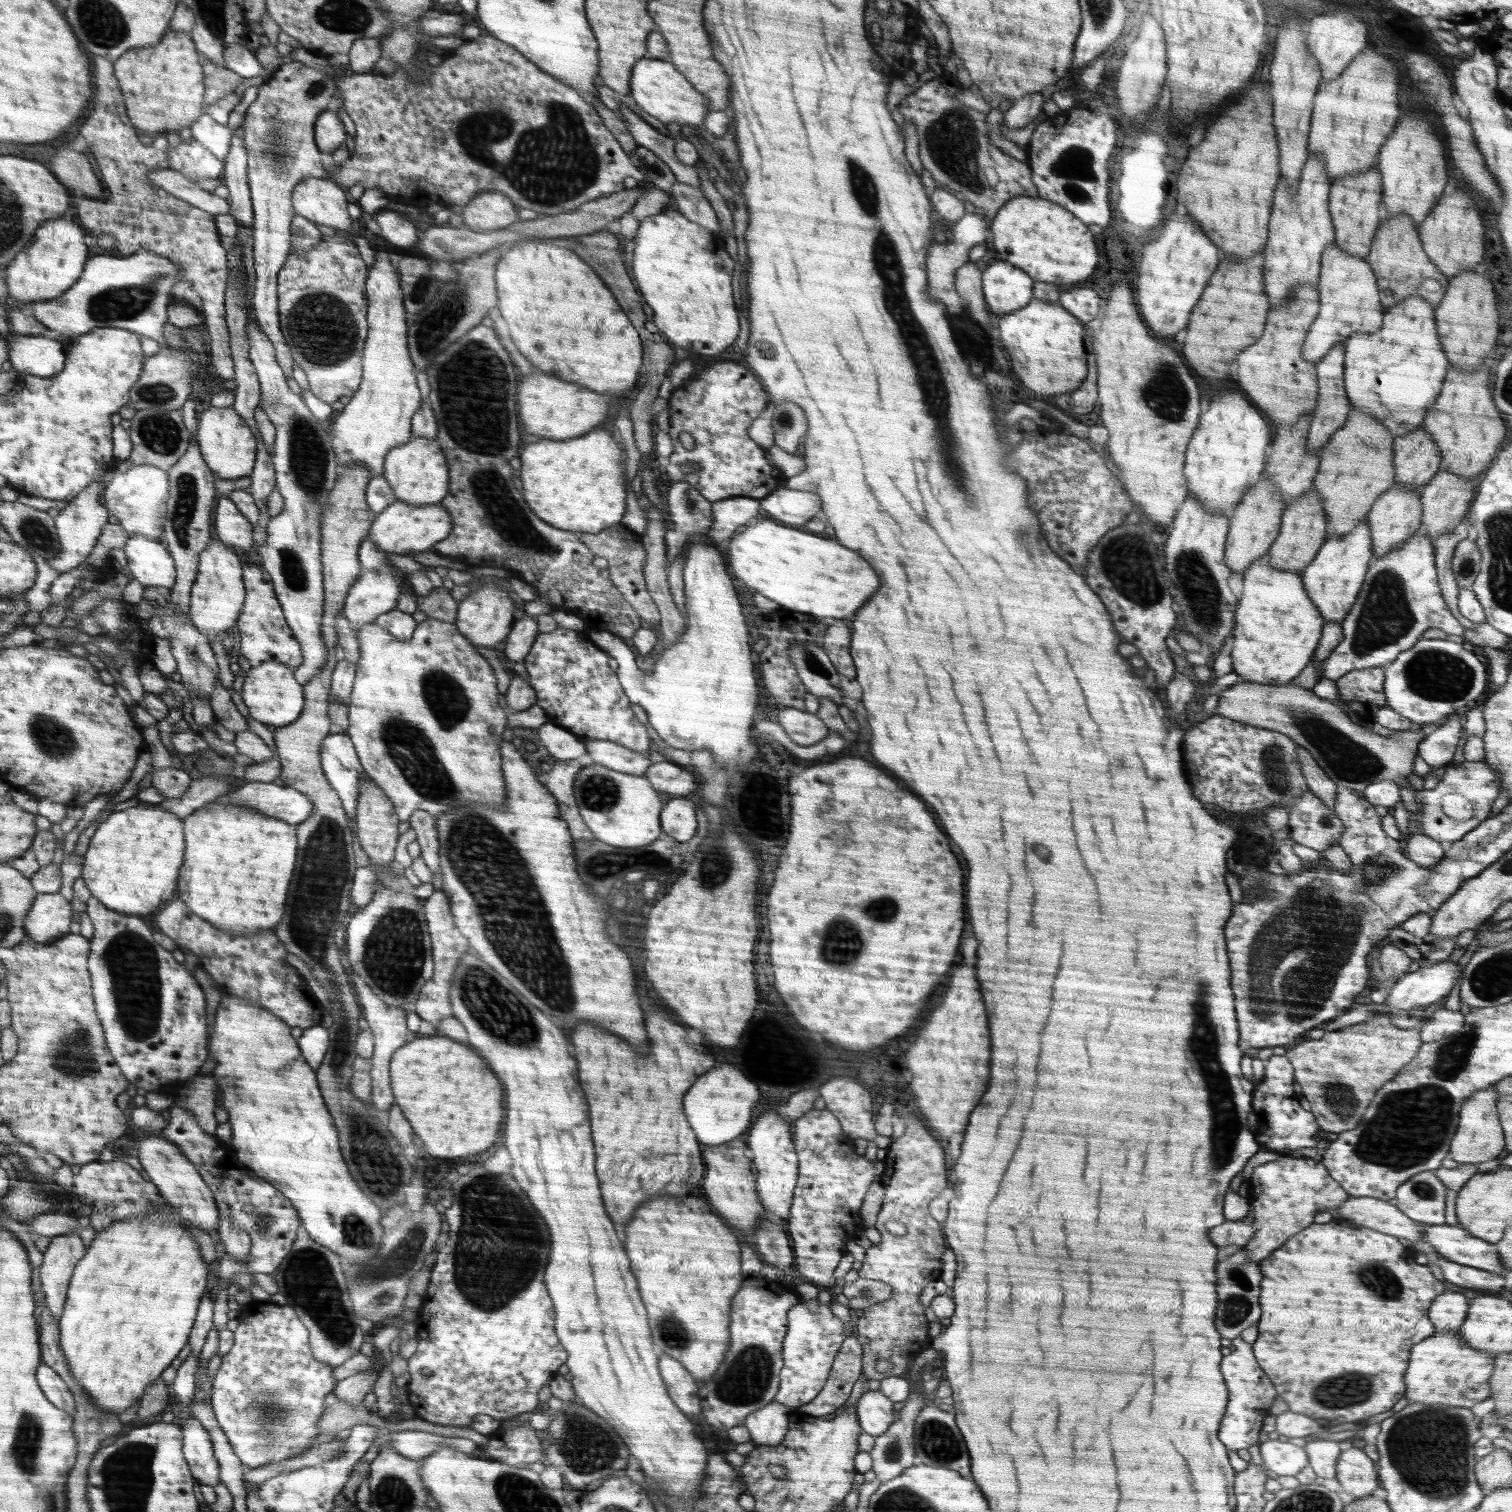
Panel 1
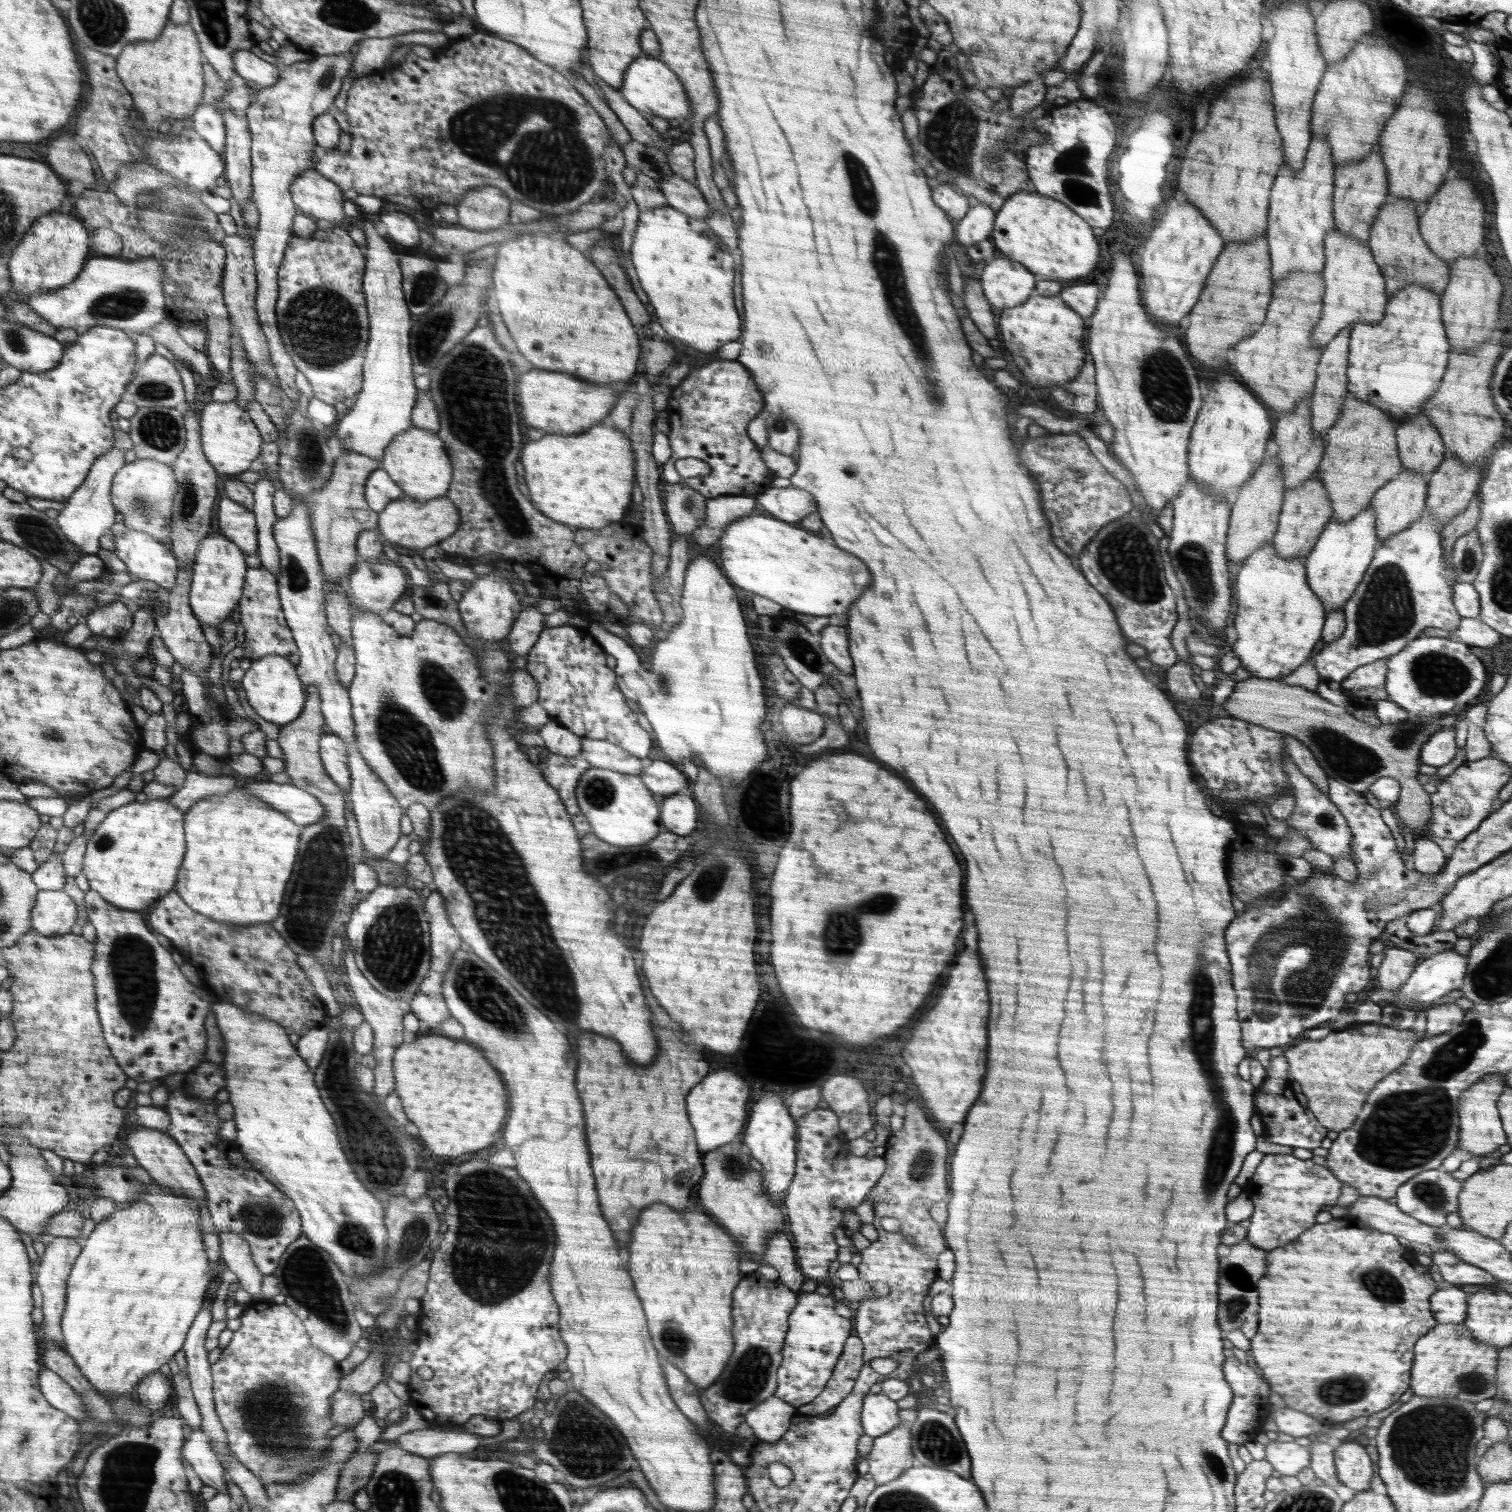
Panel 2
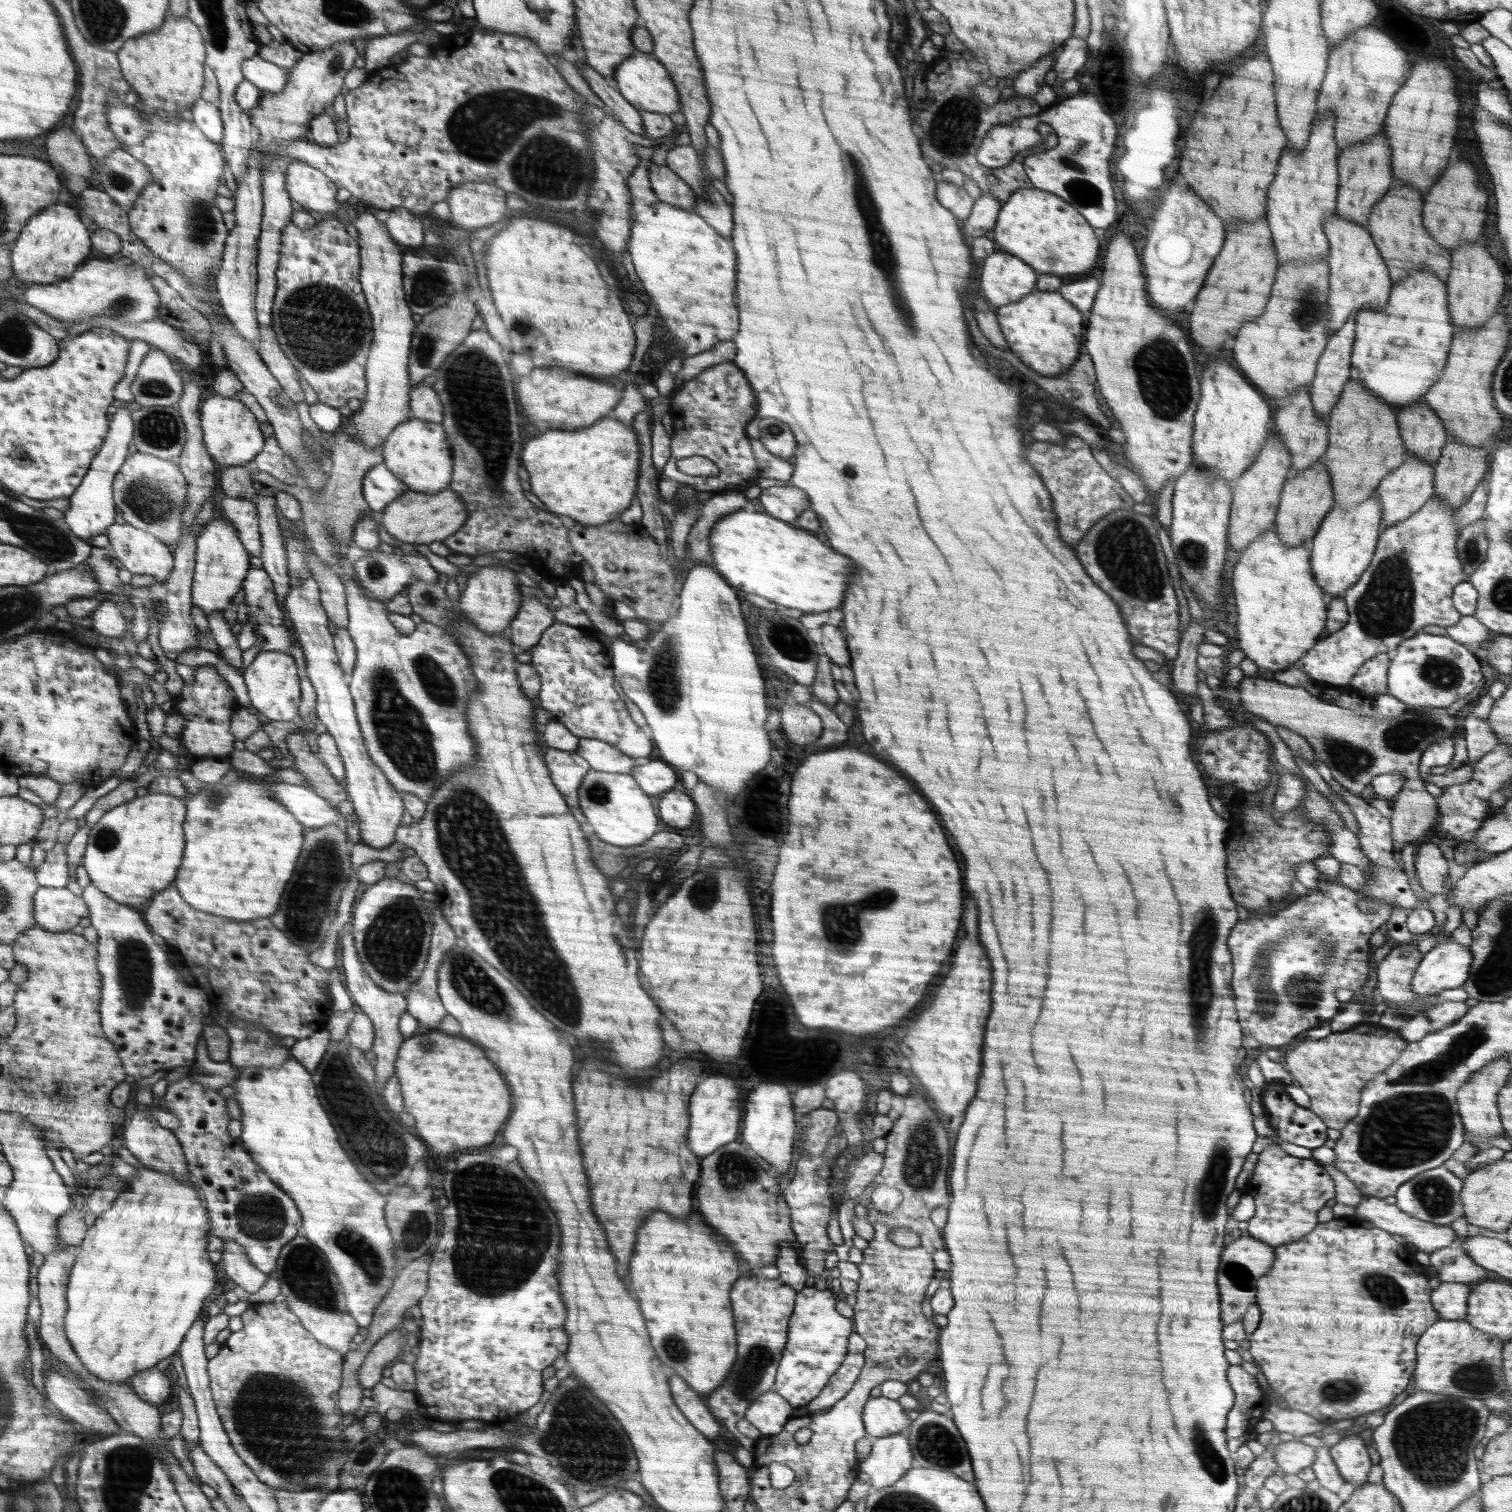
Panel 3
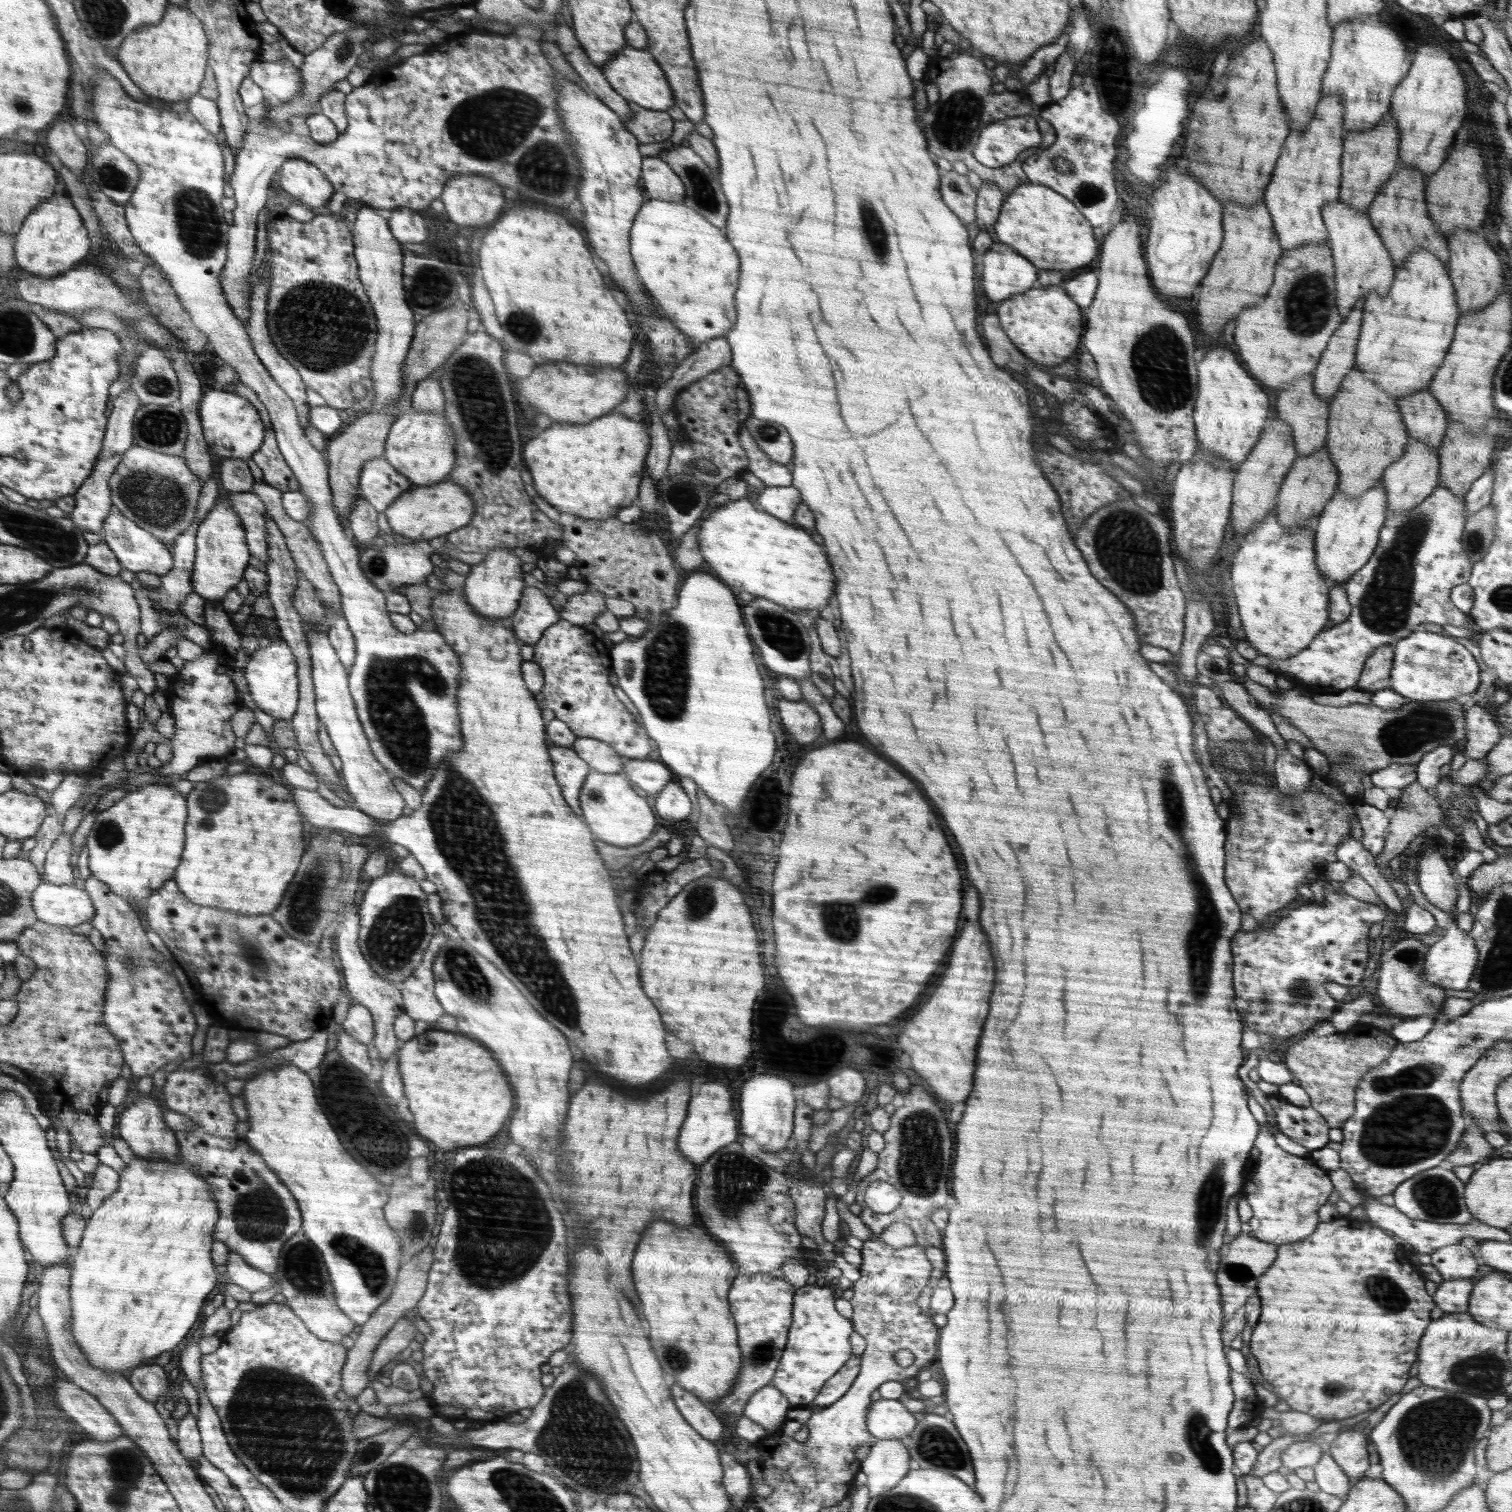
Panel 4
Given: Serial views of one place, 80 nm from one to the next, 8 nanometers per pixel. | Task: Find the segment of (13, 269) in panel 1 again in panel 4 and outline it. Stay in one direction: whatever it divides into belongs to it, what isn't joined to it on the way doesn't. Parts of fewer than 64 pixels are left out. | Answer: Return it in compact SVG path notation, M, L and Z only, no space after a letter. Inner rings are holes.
M65 192L38 205L15 235L15 262L19 263L18 268L44 279L72 270L70 266L90 252L89 232L86 232L86 224L82 224L83 218L80 218L78 211Z

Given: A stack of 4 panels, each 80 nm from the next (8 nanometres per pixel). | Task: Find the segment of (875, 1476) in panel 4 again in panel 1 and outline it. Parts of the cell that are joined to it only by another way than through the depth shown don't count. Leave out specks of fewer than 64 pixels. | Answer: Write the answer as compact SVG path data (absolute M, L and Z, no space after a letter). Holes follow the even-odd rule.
M920 1392L910 1394L888 1430L875 1436L875 1445L869 1452L872 1458L871 1469L882 1482L900 1476L904 1470L915 1465L913 1432L916 1417L926 1406L925 1398Z

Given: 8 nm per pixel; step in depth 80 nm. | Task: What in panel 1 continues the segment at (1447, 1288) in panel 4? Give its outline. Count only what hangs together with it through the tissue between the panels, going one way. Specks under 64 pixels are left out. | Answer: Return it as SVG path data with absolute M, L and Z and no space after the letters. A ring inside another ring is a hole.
M1444 1292L1430 1305L1429 1318L1435 1333L1458 1332L1469 1309L1469 1298L1458 1292Z

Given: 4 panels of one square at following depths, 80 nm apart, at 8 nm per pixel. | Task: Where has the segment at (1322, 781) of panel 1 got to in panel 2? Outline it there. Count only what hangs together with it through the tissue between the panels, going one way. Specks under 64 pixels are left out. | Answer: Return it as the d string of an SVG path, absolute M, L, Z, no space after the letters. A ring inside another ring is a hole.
M1283 734L1285 740L1285 748L1287 754L1294 761L1294 764L1318 788L1320 793L1324 793L1328 797L1328 780L1327 775L1322 767L1317 763L1315 756L1310 752L1306 743L1302 744L1297 738L1288 734Z

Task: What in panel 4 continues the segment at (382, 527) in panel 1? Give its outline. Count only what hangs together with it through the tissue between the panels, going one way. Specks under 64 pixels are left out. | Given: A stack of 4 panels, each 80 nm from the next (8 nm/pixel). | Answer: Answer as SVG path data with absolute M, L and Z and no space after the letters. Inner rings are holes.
M454 479L430 486L413 486L403 492L386 510L386 518L393 532L411 540L432 540L446 536L470 524L475 516L475 501L467 487L460 486Z

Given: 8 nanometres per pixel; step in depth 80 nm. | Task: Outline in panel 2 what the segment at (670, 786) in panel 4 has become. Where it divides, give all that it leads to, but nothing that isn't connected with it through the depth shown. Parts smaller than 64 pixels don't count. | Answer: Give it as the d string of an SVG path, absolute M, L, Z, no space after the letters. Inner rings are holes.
M690 787L680 790L680 793L663 796L662 819L668 832L678 836L688 836L696 826L698 810L692 798Z

